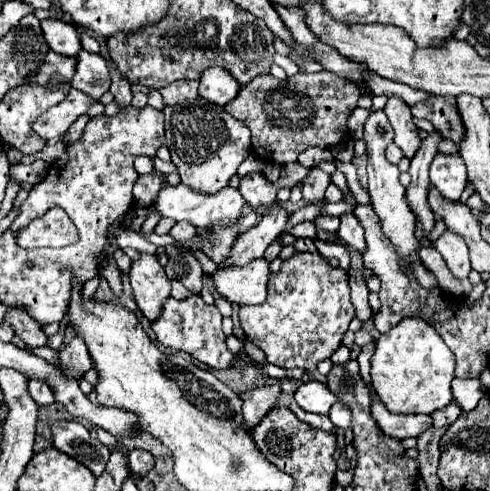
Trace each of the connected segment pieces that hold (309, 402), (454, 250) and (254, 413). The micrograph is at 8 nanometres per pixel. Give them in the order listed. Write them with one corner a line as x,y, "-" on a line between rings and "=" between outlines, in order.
309,381
303,383
297,391
295,391
295,401
301,409
309,411
309,413
319,413
319,415
327,415
331,405
337,401
335,393
331,393
327,389
325,383
319,381
=
445,229
445,233
435,241
435,249
443,255
451,273
457,279
469,277
469,271
471,271
469,249
467,249
465,241
461,237
457,237
457,233
451,233
449,229
=
277,383
255,387
245,393
239,393
239,397
243,401
243,429
251,431
273,407
277,407
281,387

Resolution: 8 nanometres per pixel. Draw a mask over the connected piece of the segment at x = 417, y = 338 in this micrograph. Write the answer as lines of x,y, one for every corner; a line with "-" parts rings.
421,317
403,319
395,329
381,335
375,343
375,355
371,357
373,387
391,413
433,413
449,405
449,401
453,399
451,393
451,381
455,377
453,371
455,371
455,359
451,349
441,341
433,325
425,323

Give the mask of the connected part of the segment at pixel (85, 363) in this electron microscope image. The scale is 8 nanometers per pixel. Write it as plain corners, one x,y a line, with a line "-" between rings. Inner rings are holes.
75,337
69,347
63,347
59,351
59,361
61,361
61,373
75,381
79,381
83,373
87,373
93,367
89,359
89,351
79,337

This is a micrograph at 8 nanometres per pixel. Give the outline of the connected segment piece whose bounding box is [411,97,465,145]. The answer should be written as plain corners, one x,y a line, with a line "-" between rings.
429,97
425,101
411,105
411,113
413,117
431,121
445,139
451,139
457,145
461,145
465,129
457,113
455,97

